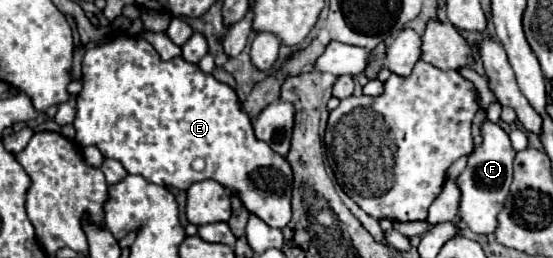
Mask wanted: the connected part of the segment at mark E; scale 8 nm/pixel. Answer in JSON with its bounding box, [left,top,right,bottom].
[73,35,291,229]

